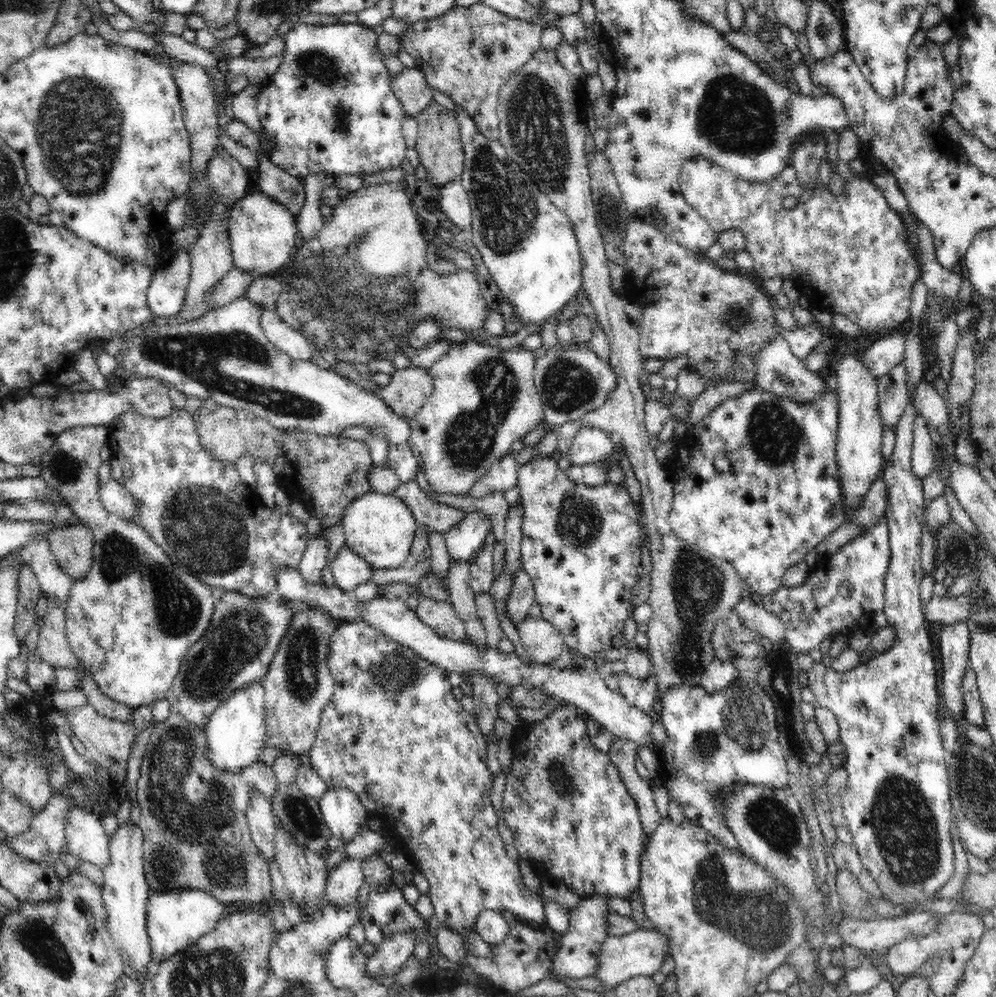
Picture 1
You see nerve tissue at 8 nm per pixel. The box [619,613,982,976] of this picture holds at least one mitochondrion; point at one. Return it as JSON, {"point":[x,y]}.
{"point":[762,922]}

